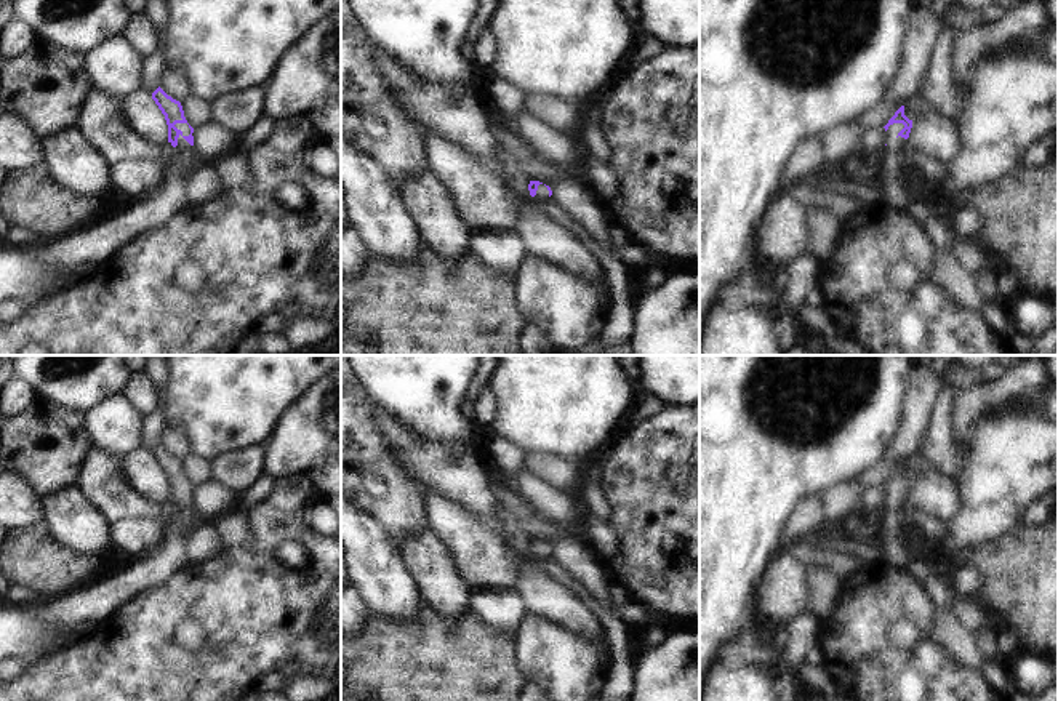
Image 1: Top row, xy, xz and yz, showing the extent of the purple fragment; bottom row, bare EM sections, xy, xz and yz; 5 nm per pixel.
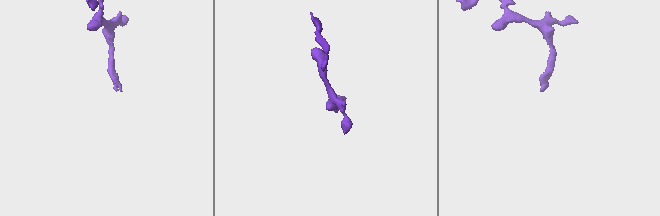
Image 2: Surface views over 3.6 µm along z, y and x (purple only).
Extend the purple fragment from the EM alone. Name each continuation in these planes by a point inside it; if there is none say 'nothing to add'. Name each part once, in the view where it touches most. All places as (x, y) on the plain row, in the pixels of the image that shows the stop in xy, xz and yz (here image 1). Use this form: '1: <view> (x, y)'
1: xy (98, 599)

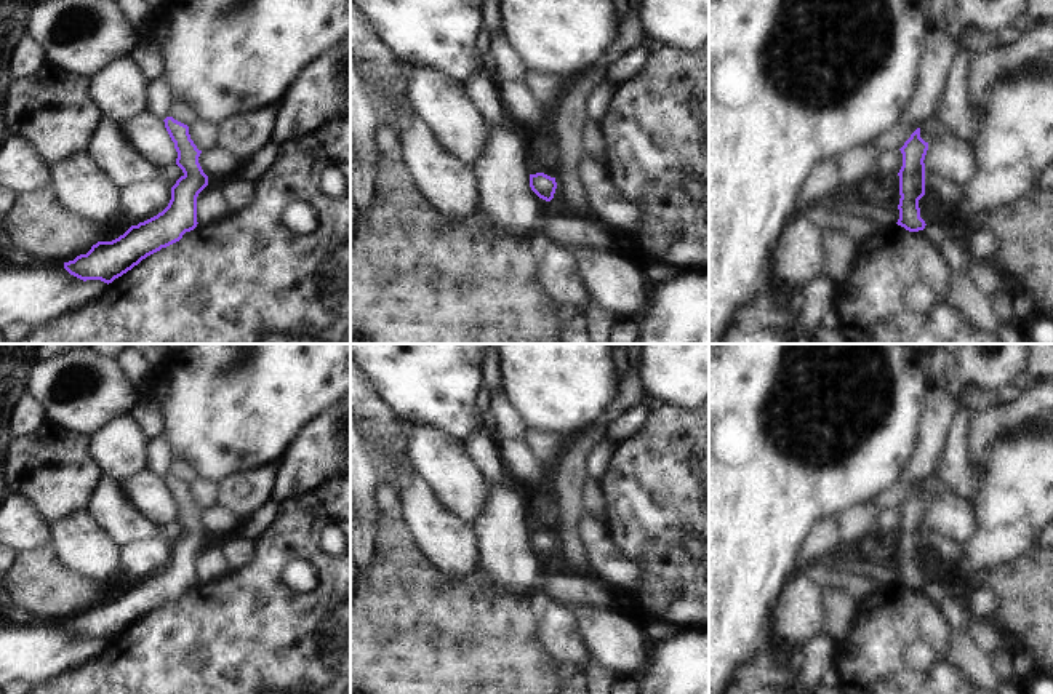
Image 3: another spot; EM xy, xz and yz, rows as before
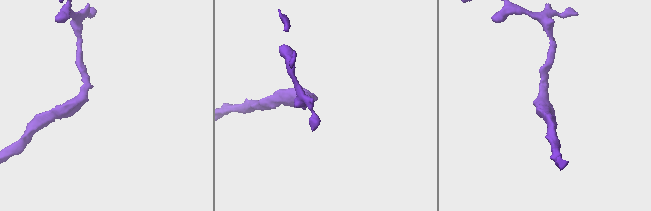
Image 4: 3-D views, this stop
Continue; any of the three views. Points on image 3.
nothing to add

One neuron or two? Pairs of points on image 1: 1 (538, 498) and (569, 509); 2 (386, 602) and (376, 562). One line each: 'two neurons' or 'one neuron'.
1: one neuron
2: one neuron

